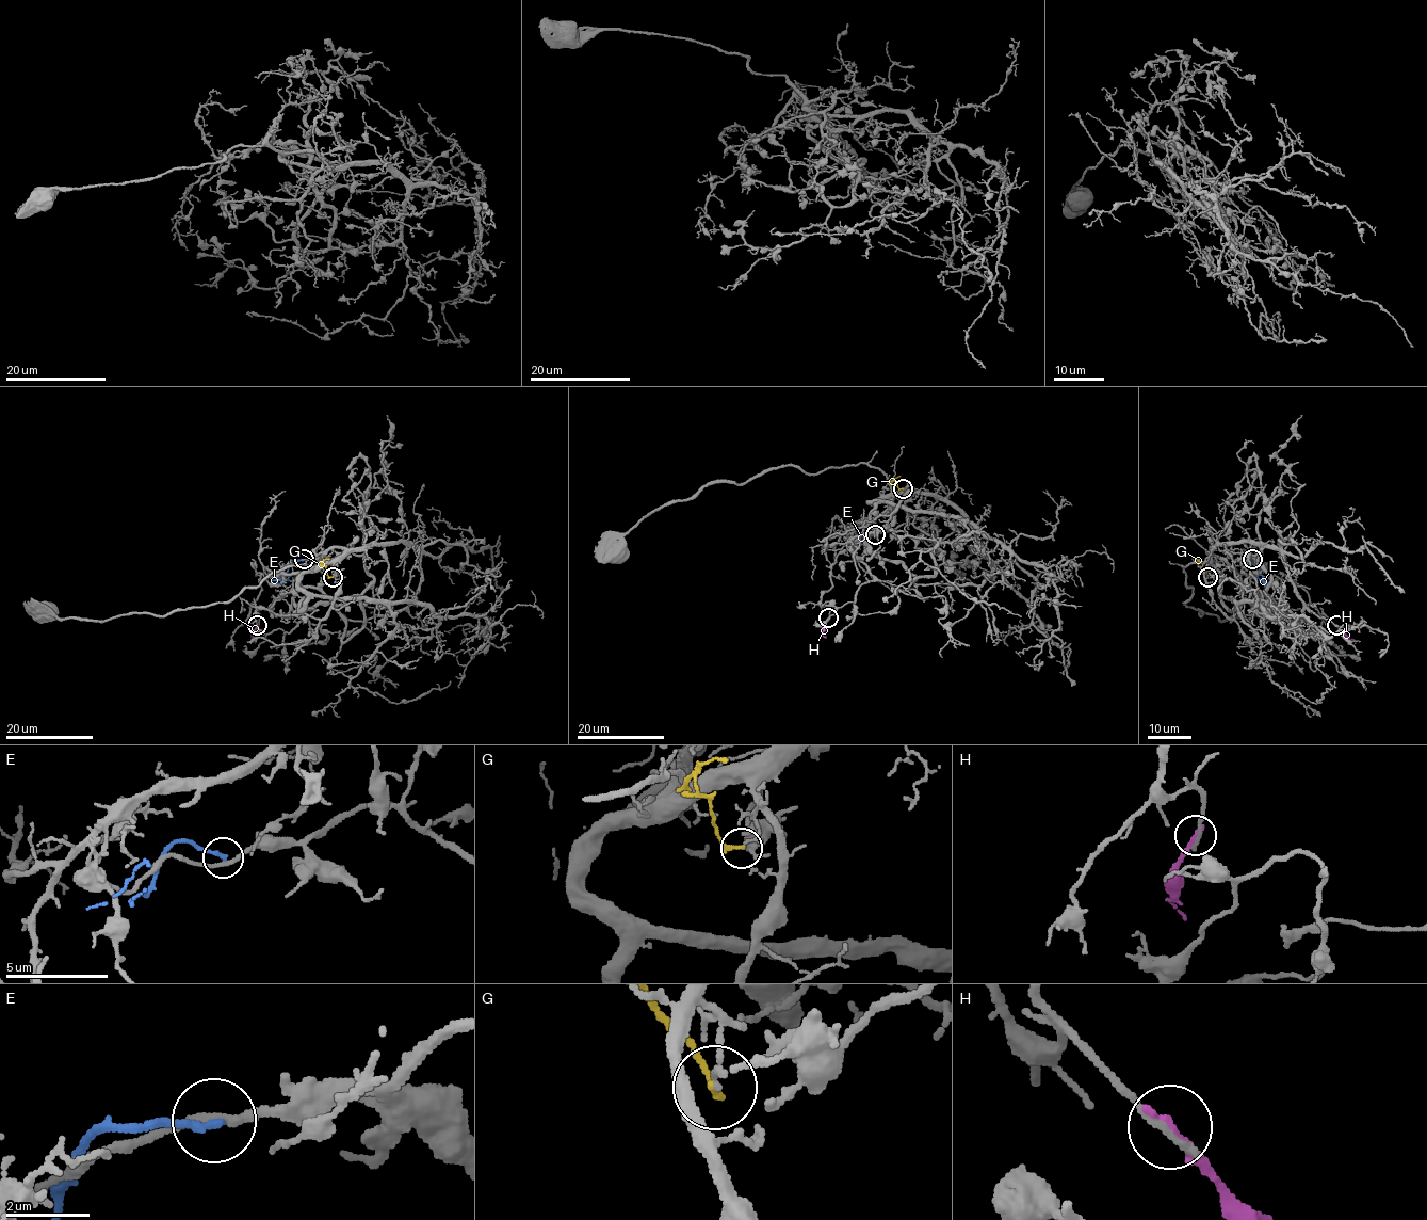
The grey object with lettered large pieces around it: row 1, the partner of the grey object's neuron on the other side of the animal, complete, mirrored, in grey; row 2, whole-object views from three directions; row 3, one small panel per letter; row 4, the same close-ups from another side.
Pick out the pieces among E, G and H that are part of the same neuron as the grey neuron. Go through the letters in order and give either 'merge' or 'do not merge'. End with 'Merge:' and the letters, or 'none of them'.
E: do not merge
G: do not merge
H: do not merge
Merge: none of them

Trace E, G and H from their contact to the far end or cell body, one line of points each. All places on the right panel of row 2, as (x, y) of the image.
E: (1252, 560), (1249, 560), (1261, 567), (1263, 579), (1252, 577)
G: (1207, 577), (1194, 559)
H: (1336, 625), (1355, 643)

